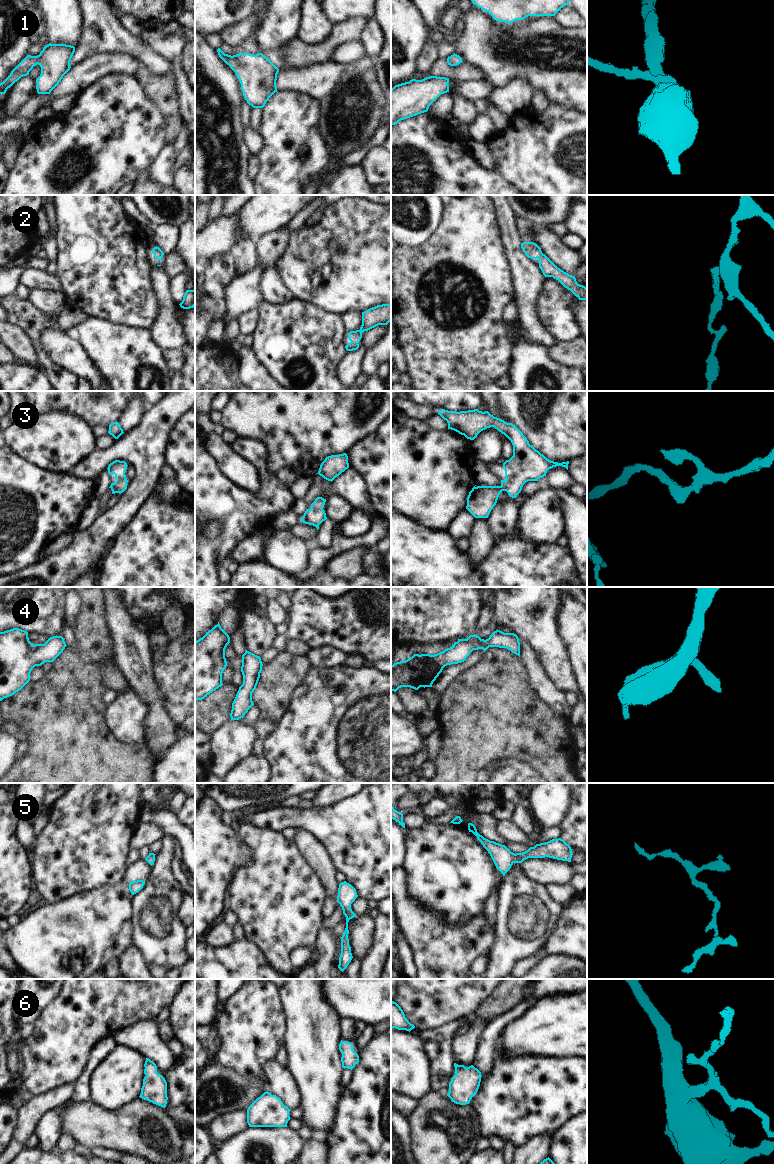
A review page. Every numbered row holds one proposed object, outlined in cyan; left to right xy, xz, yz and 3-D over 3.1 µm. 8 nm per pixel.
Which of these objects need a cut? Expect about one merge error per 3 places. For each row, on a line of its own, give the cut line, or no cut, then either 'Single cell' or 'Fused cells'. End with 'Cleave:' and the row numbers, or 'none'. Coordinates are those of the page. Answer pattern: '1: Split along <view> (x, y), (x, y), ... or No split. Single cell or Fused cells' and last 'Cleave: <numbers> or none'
1: No split. Single cell
2: No split. Single cell
3: No split. Single cell
4: No split. Single cell
5: No split. Single cell
6: No split. Single cell
Cleave: none.

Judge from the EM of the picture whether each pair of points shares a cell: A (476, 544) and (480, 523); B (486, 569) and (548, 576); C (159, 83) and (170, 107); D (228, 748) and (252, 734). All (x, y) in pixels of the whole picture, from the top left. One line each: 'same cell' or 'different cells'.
A: same cell
B: same cell
C: same cell
D: same cell

